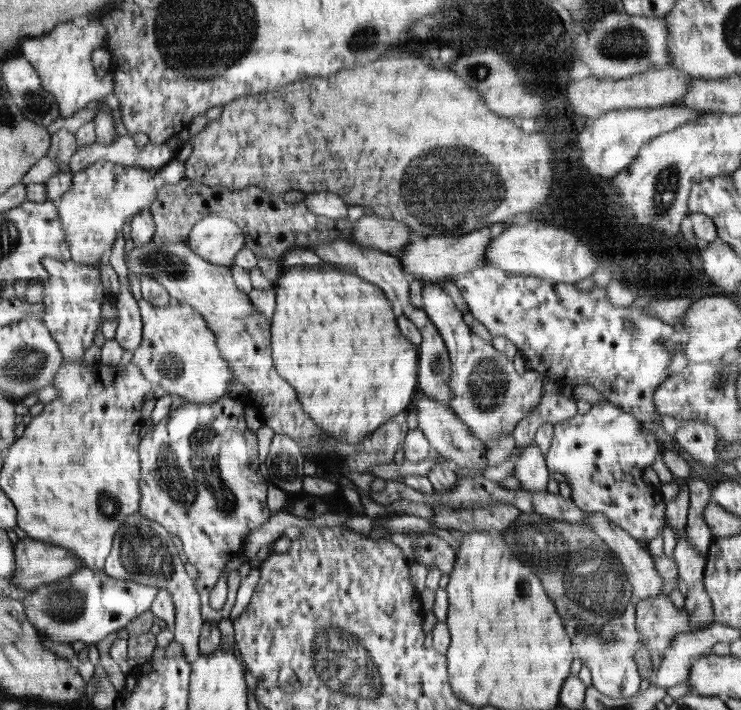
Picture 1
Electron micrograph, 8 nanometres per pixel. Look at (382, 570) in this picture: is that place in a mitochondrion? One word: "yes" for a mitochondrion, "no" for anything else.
no

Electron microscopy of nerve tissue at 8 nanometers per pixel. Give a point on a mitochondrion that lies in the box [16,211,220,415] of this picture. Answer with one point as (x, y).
(171, 265)

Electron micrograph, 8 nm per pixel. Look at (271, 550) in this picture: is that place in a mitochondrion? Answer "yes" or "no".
no

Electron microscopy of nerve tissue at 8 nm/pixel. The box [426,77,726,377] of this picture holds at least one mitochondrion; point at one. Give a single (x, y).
(666, 186)

